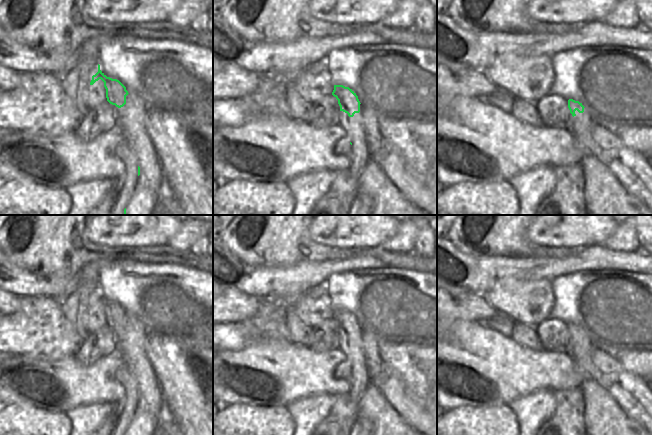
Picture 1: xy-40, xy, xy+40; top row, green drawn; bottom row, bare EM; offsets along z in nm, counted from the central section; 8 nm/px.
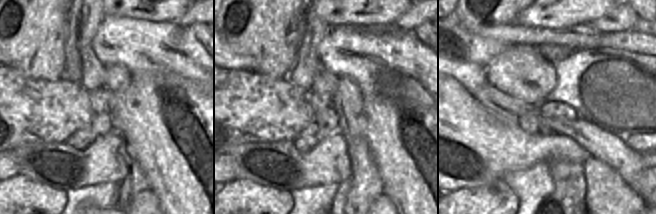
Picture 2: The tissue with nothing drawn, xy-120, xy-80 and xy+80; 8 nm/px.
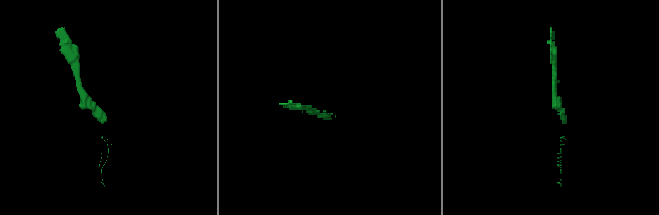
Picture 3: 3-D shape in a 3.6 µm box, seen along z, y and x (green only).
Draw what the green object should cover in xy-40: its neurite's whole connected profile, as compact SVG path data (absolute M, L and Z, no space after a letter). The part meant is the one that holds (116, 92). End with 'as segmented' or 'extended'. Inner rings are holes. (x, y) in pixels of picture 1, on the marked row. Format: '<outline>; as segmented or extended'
M98 64L98 72L92 76L90 85L93 85L99 79L104 82L107 101L118 108L123 107L126 104L126 96L129 94L126 87L119 80L107 77L100 70L100 65Z; as segmented

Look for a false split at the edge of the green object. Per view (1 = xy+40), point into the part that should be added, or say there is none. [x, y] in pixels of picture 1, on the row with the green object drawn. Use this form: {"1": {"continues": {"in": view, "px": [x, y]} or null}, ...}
{"1": {"continues": null}}

